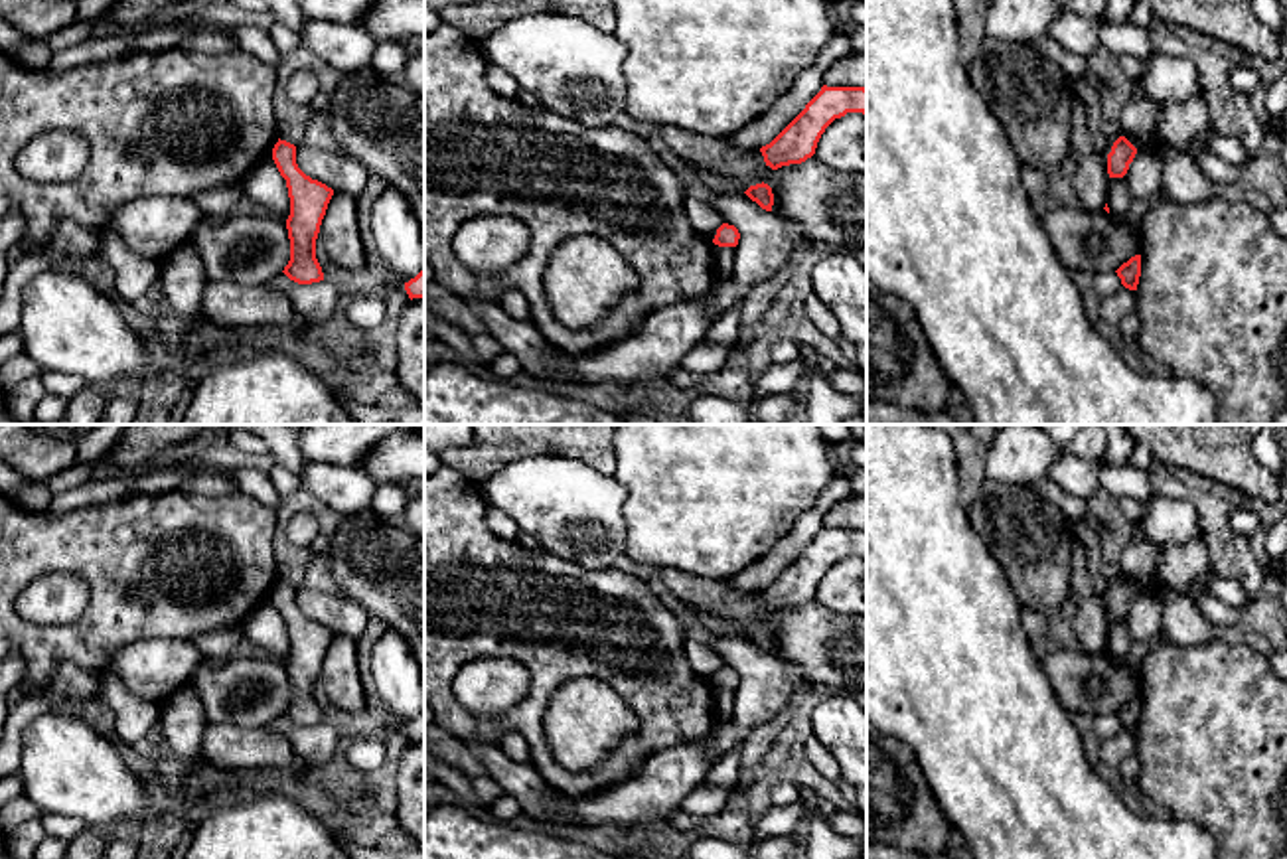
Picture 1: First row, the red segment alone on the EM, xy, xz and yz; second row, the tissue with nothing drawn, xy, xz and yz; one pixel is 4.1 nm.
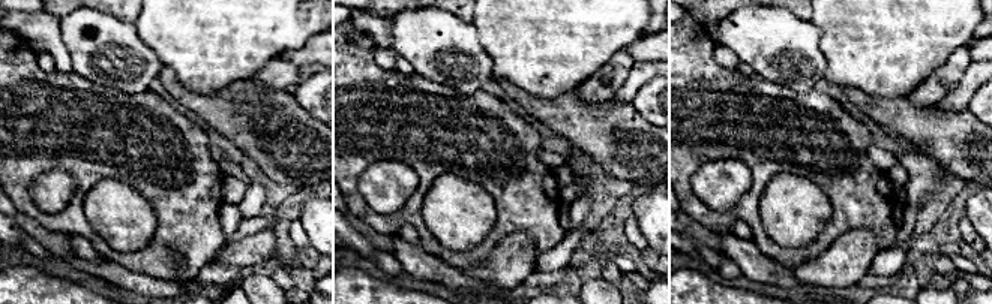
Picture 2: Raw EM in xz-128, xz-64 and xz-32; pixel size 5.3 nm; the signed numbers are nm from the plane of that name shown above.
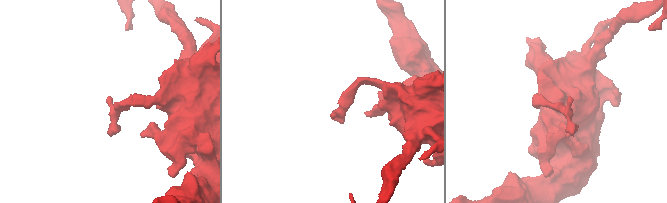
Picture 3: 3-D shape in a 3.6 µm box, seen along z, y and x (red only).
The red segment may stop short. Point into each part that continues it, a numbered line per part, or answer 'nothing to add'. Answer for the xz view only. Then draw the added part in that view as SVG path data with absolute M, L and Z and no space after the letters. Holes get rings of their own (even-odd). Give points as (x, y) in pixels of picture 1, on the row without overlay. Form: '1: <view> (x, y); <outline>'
nothing to add

